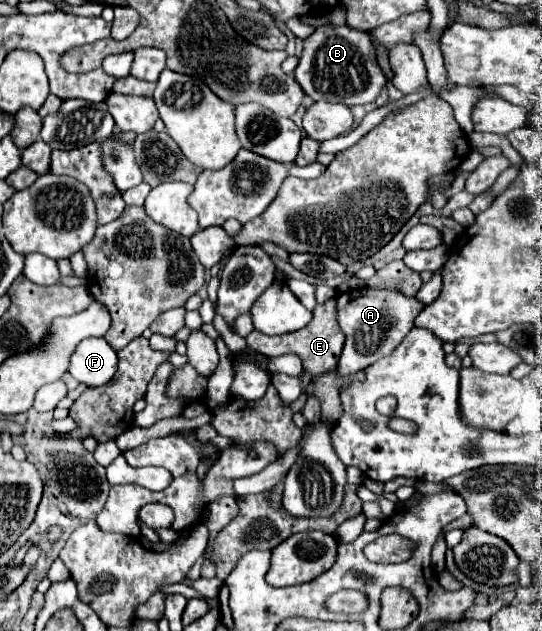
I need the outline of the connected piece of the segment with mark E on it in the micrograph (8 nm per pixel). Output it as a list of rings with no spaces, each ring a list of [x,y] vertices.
[[[328,299],[324,305],[316,305],[314,317],[304,329],[298,329],[298,331],[286,333],[286,335],[276,335],[276,337],[264,335],[254,329],[246,337],[246,343],[254,353],[264,355],[264,357],[278,357],[278,355],[288,355],[288,353],[298,355],[302,359],[306,373],[310,373],[312,379],[316,379],[324,373],[330,373],[338,367],[338,359],[340,359],[340,353],[344,347],[344,333],[336,321],[336,299]]]

